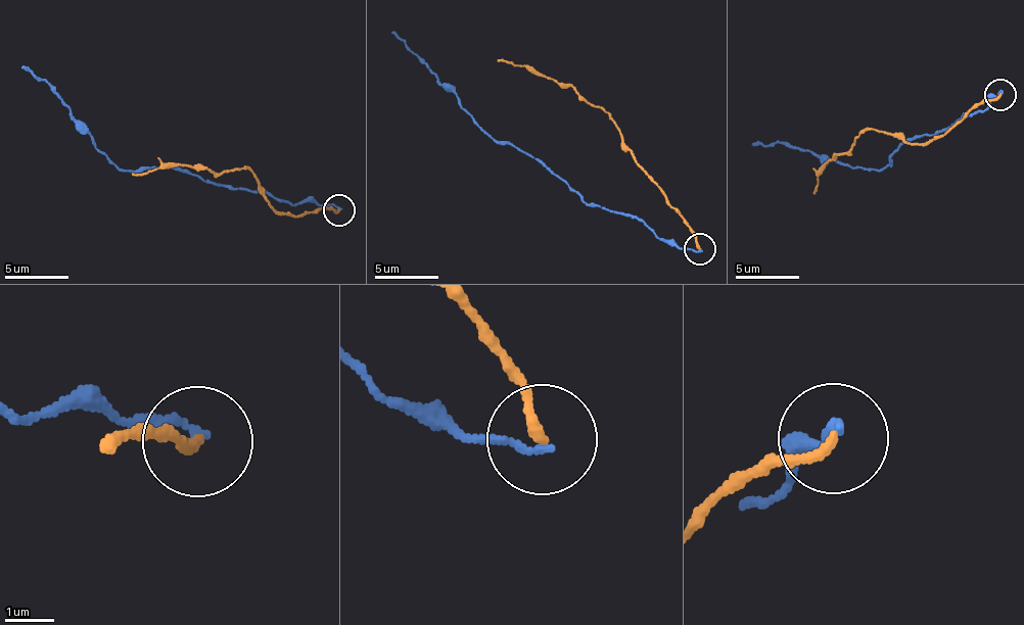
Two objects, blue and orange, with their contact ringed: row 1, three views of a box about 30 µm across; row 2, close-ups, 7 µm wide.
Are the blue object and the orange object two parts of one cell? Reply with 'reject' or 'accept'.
reject

